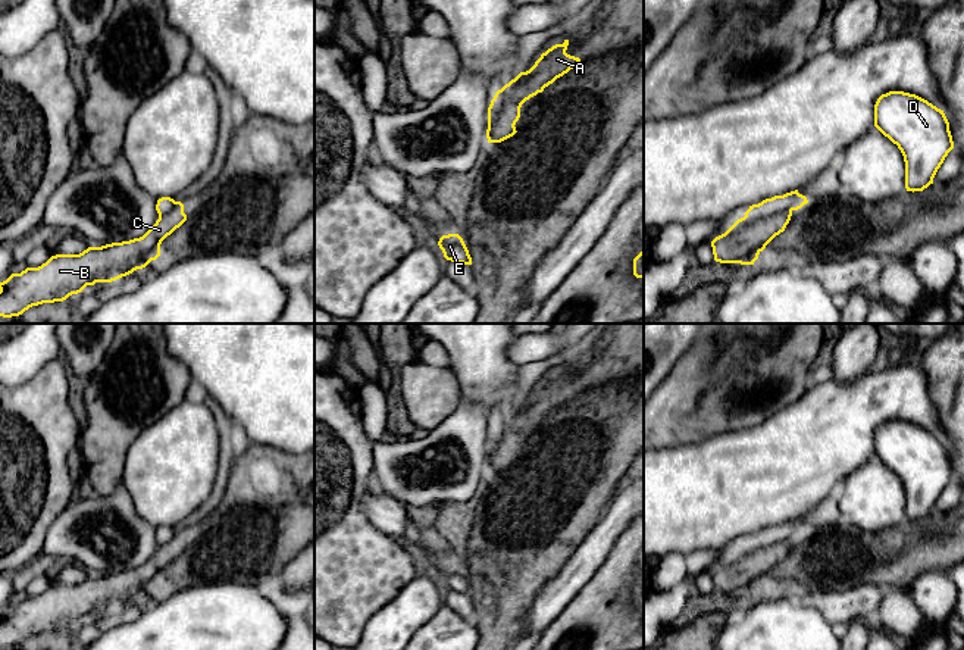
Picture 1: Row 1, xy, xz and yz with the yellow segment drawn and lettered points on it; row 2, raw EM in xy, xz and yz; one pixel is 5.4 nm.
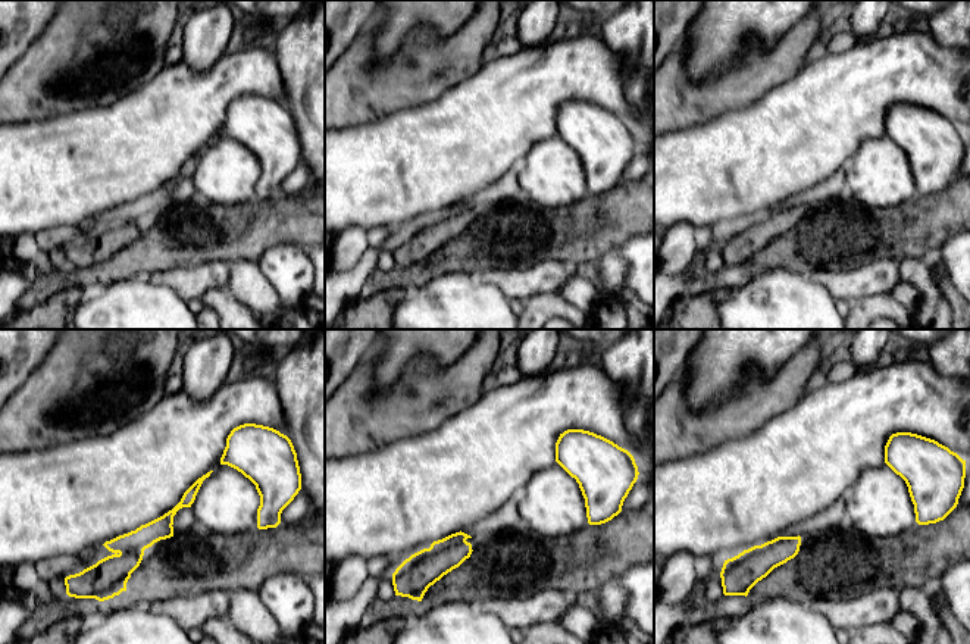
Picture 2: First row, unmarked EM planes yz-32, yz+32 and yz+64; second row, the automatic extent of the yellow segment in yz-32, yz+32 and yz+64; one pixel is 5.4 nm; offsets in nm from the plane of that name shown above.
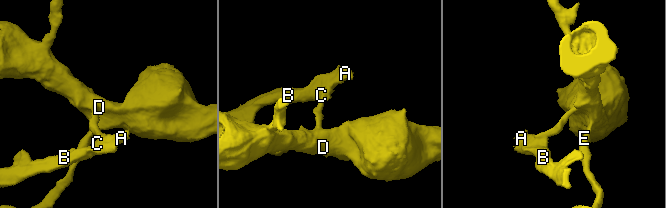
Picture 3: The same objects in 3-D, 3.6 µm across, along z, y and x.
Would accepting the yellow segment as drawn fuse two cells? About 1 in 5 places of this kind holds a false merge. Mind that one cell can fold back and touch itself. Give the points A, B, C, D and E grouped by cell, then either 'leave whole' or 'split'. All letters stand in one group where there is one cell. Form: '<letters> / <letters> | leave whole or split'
A B C / D E | split

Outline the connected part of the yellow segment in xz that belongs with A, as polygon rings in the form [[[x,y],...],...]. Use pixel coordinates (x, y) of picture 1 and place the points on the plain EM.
[[[564,369],[563,374],[553,375],[541,384],[529,400],[520,401],[495,422],[498,443],[495,450],[488,454],[488,472],[501,472],[513,466],[517,462],[514,454],[520,447],[522,434],[578,396],[580,388],[567,384],[567,375],[569,369]]]

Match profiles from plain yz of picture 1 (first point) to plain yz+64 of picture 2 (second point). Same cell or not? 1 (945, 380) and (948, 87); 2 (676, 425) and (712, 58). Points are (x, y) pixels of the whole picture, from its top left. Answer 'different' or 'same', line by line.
1: different
2: different

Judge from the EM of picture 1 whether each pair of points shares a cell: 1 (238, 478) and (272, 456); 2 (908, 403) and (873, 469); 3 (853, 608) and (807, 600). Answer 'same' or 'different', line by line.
1: same
2: different
3: same

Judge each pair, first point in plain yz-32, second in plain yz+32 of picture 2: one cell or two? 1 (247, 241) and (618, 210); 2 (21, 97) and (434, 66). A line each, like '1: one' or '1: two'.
1: one
2: one

